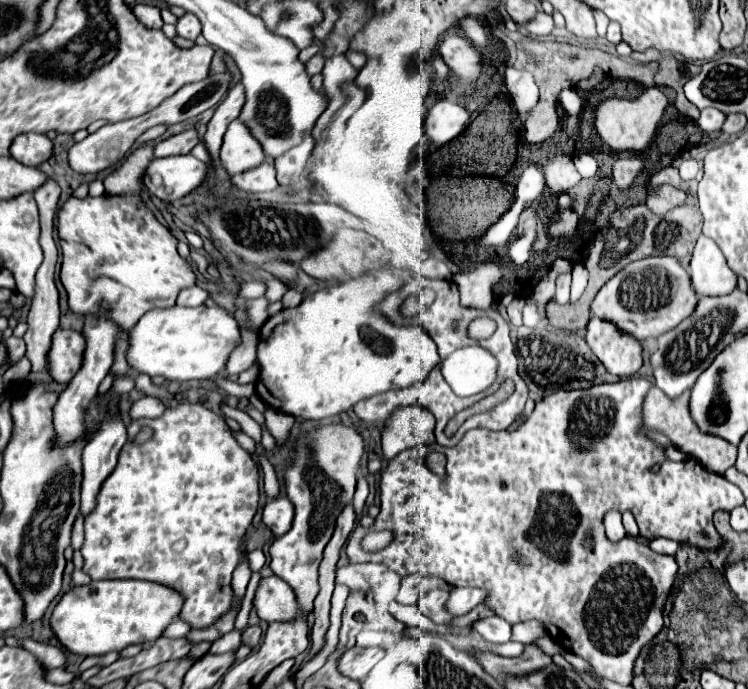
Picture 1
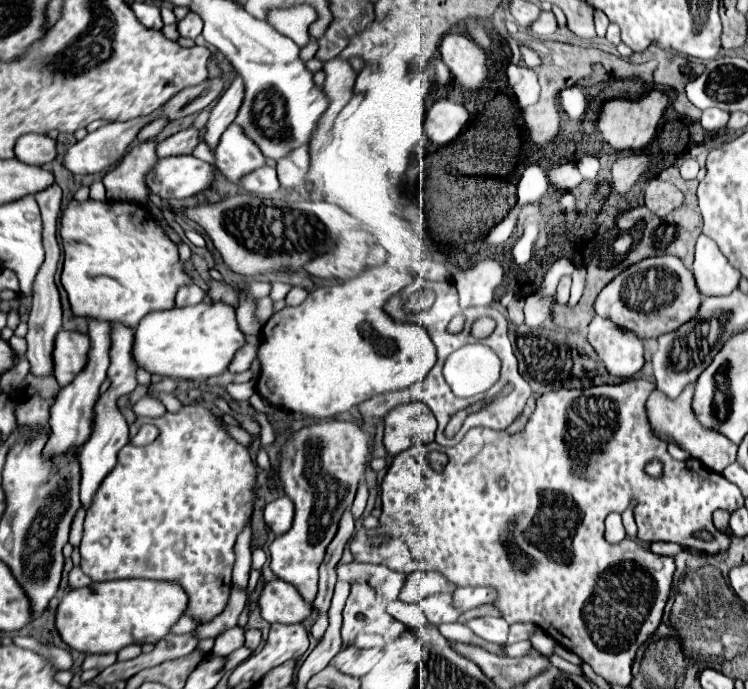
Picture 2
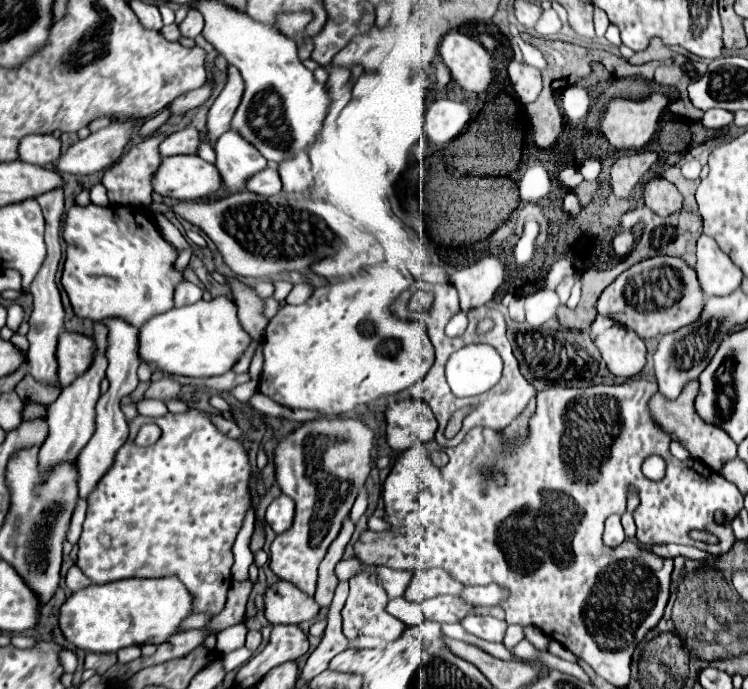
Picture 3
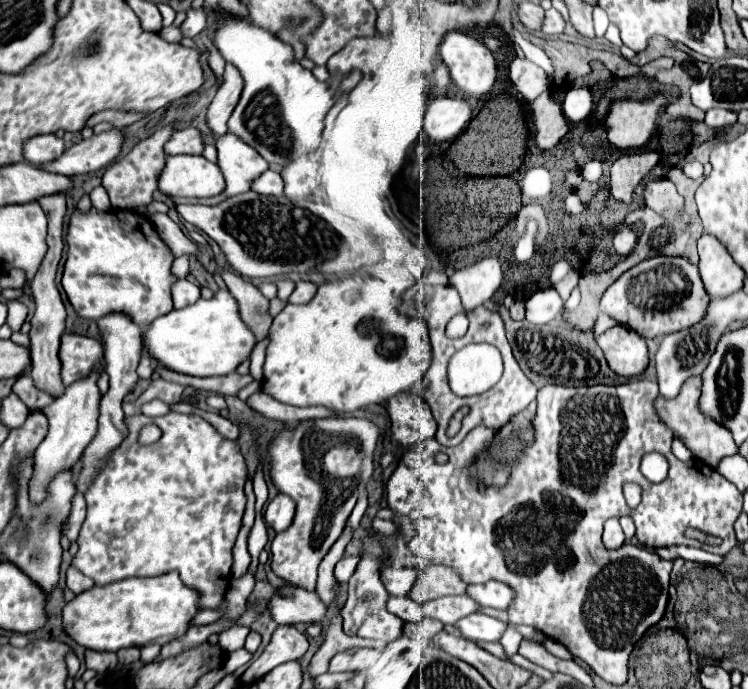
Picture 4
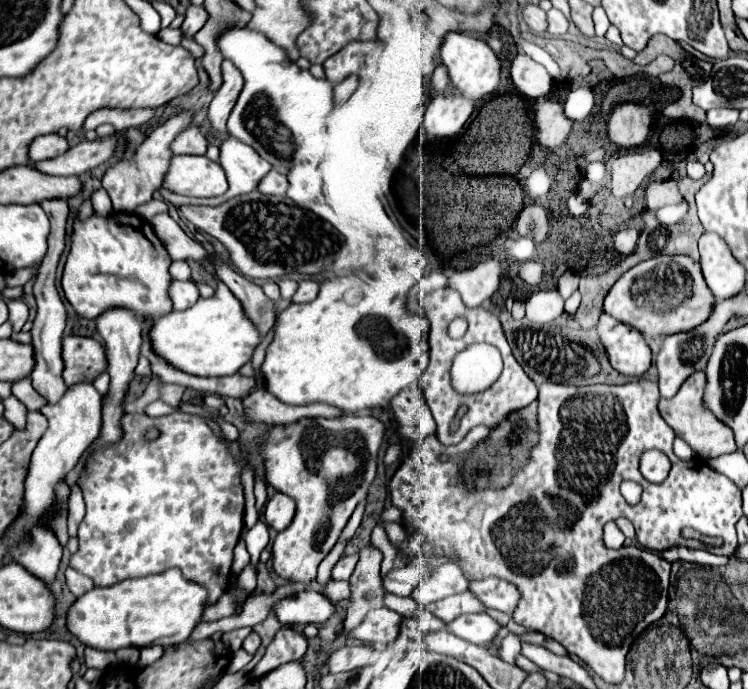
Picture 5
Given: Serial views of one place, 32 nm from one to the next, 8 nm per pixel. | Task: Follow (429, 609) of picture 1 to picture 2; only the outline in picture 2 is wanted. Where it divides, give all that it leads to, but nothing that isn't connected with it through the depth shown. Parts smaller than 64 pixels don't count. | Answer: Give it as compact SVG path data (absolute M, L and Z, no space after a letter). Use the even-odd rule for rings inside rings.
M432 594L422 598L422 612L432 624L444 624L444 622L456 622L460 612L452 606L450 594Z

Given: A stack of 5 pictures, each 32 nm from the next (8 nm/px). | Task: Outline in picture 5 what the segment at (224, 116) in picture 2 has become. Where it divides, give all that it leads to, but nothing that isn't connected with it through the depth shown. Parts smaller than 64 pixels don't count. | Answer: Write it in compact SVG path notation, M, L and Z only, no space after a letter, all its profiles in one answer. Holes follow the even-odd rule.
M224 60L222 74L224 74L224 84L216 92L214 100L210 102L208 120L210 120L214 130L224 134L226 132L226 120L228 120L228 116L230 116L230 112L232 112L238 96L240 96L240 90L242 90L242 76L240 76L240 70L230 60Z

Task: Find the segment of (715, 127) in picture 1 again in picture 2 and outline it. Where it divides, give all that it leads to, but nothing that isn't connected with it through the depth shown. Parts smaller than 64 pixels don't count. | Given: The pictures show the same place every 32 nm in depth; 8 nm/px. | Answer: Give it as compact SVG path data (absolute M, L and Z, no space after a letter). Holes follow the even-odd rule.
M706 108L706 110L702 112L700 124L702 124L702 128L704 128L706 132L718 132L718 130L722 130L722 128L726 126L728 118L730 118L730 114L720 112L720 108Z

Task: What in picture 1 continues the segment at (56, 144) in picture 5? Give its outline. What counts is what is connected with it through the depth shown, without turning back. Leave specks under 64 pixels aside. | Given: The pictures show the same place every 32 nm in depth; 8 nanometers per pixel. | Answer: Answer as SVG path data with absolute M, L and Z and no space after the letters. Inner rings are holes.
M20 134L10 146L12 158L26 166L40 166L52 156L52 140L44 134Z

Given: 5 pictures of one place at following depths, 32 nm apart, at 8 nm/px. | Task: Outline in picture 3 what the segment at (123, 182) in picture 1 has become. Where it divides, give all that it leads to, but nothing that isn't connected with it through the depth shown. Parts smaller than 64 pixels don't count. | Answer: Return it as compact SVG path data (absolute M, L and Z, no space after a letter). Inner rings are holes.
M160 134L142 140L140 144L132 146L132 150L120 162L116 162L112 168L108 168L104 172L102 184L108 190L110 204L128 204L128 206L132 204L132 206L144 206L144 208L148 208L152 204L152 182L150 182L150 178L162 160L160 152L158 152L158 146L162 140L164 138Z

